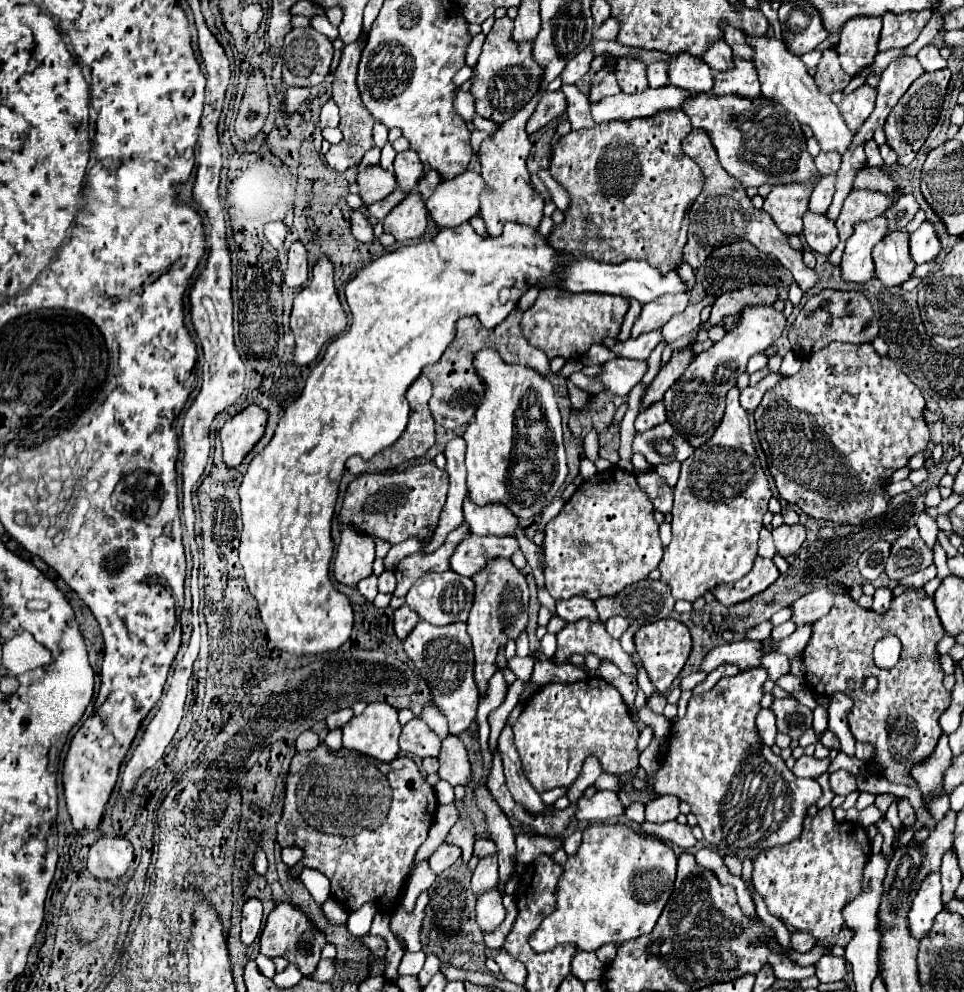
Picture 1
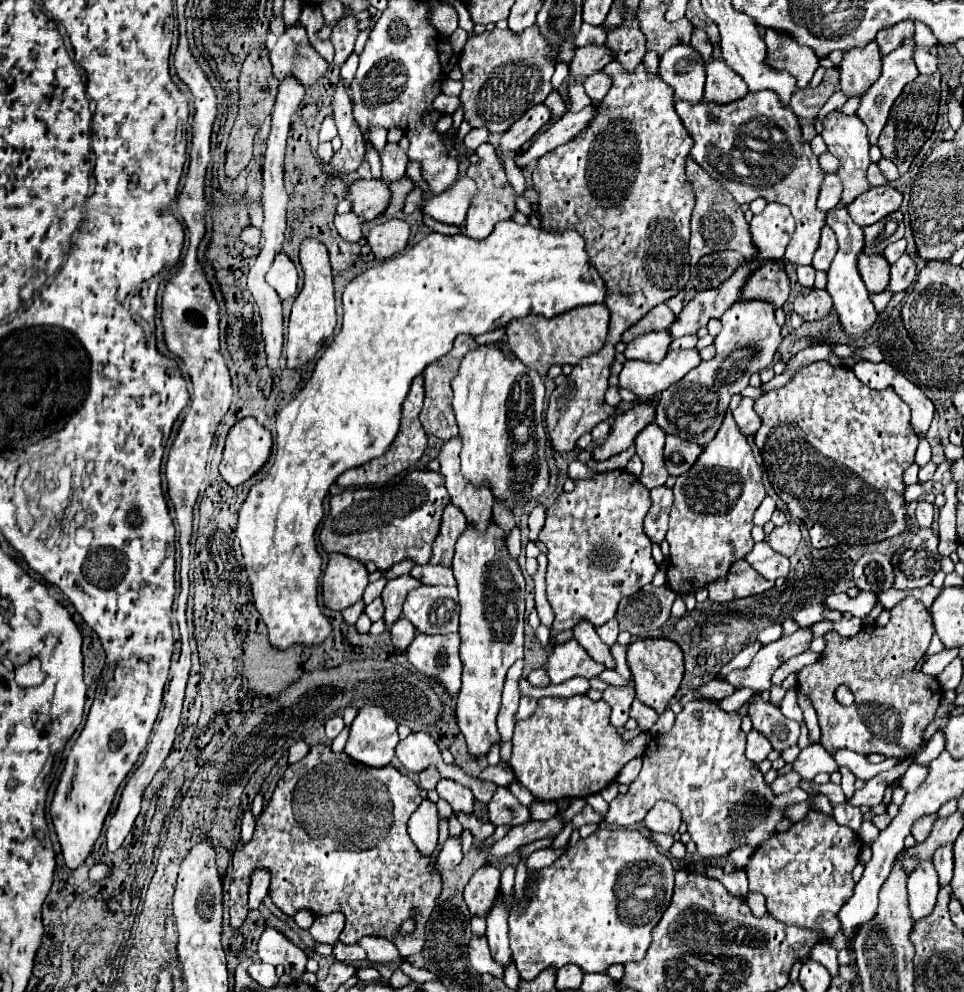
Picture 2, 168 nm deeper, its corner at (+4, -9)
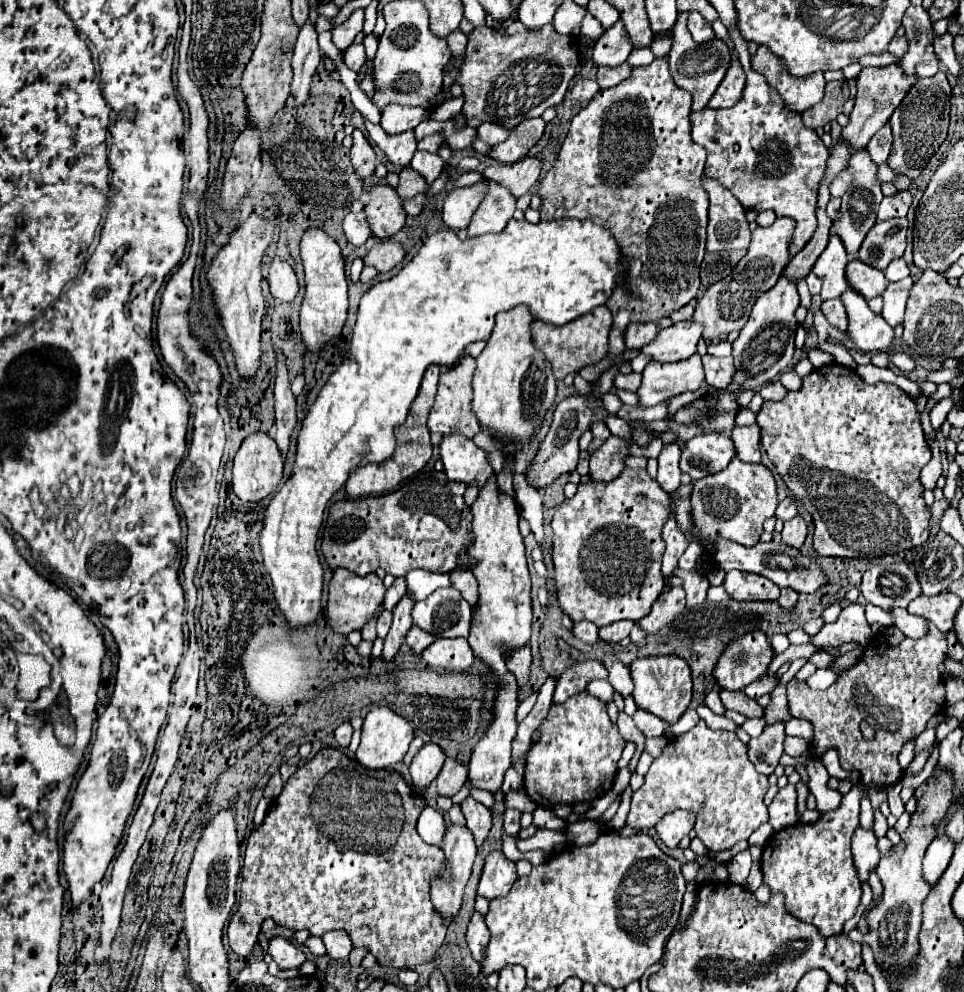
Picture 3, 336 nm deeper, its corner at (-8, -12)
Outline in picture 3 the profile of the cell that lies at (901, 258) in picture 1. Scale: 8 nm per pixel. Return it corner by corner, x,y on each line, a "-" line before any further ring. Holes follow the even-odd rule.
852,260
846,266
846,278
848,278
848,284
854,290
858,290
866,300
882,296
886,286
890,284
882,270
872,270
872,266
860,260

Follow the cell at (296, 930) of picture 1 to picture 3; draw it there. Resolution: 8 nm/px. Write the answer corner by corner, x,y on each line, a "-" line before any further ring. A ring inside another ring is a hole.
276,936
276,938
270,940
268,954
274,958
274,962
278,964
280,970
300,968
300,966
306,962
304,952
300,952
298,948
294,948
288,940
284,940
284,938
280,938
280,936

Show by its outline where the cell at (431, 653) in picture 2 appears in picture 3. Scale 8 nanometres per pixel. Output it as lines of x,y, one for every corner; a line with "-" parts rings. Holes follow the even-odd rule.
436,638
422,652
422,660
434,670
464,674
472,666
474,654
466,638

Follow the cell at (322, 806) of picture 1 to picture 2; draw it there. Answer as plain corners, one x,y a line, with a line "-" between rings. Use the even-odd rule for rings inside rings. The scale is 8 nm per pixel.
314,745
302,761
290,765
284,771
268,805
256,819
254,837
248,843
238,841
234,849
232,877
228,889
230,927
240,929
248,915
248,887
252,871
266,869
270,873
268,895
284,915
292,917
300,909
308,909
316,917
338,911
346,917
346,927
340,935
342,943
354,945
362,937
370,935
392,941
398,947
400,957
404,959
414,953
420,953
424,947
426,921
430,919
430,913
436,907
436,899
442,893
442,879
440,873
432,873
430,855
420,855
420,851
416,849
406,831
406,823
420,803
422,797
418,785
410,777
402,775
396,767
386,765
380,769
372,769
362,763
356,763
346,753
334,753
328,745
-
312,807
336,807
336,817
316,817
312,815
-
408,919
414,919
416,925
414,931
404,937
400,933
400,927

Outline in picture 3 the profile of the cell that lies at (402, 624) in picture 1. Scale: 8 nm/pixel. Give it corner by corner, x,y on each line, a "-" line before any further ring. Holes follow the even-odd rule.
412,626
406,634
406,644
412,648
414,654
424,652
432,640
434,640
432,634
424,634
424,630
420,630
418,626

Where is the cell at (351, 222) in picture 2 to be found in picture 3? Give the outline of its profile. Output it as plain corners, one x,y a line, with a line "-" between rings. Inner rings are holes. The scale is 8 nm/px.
360,212
360,214
346,214
344,218
344,232
346,232
346,238
348,242
352,242
354,246
362,246
370,236
372,236
372,230
366,222
366,214

